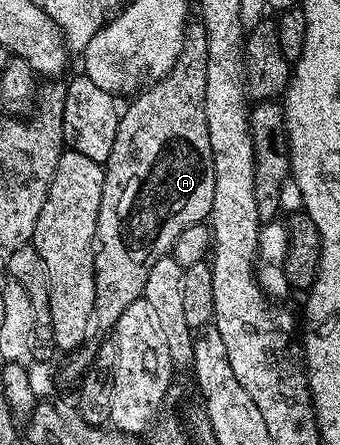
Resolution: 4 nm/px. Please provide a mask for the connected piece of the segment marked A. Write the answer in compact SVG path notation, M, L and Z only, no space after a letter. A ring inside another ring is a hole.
M193 23L185 29L175 66L158 84L134 95L129 109L120 113L115 146L103 166L103 202L93 246L96 327L116 329L123 310L144 297L151 266L172 253L175 238L187 226L206 223L213 210L215 166L205 117L207 34L204 24Z

